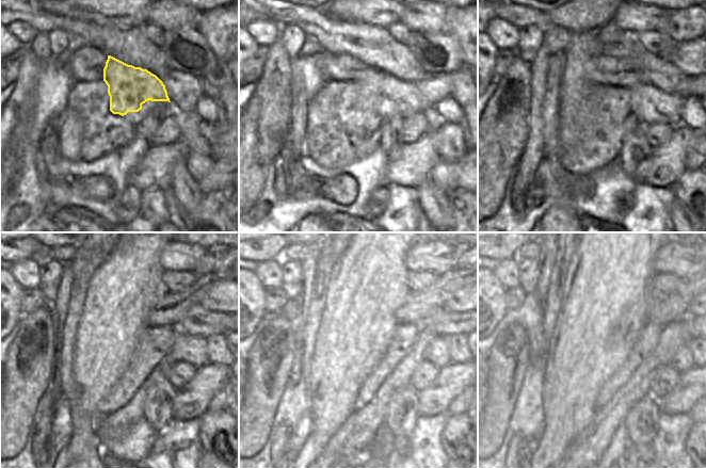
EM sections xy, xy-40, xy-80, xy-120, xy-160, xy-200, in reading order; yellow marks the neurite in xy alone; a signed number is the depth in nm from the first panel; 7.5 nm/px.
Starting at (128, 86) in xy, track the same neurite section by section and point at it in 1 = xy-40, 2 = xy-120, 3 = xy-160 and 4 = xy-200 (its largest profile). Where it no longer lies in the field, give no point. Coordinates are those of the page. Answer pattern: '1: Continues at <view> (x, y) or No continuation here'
1: Continues at xy-40 (375, 86)
2: Continues at xy-120 (192, 349)
3: Continues at xy-160 (437, 352)
4: Continues at xy-200 (683, 360).

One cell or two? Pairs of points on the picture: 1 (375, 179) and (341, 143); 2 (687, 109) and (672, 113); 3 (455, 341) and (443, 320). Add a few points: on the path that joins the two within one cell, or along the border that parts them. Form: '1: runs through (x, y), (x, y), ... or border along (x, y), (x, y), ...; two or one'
1: border along (355, 159), (347, 164), (332, 168); two
2: border along (678, 101), (679, 124); two
3: border along (465, 335), (450, 334), (443, 336); two

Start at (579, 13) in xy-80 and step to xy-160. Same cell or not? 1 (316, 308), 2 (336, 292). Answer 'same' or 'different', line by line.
1: same
2: different

